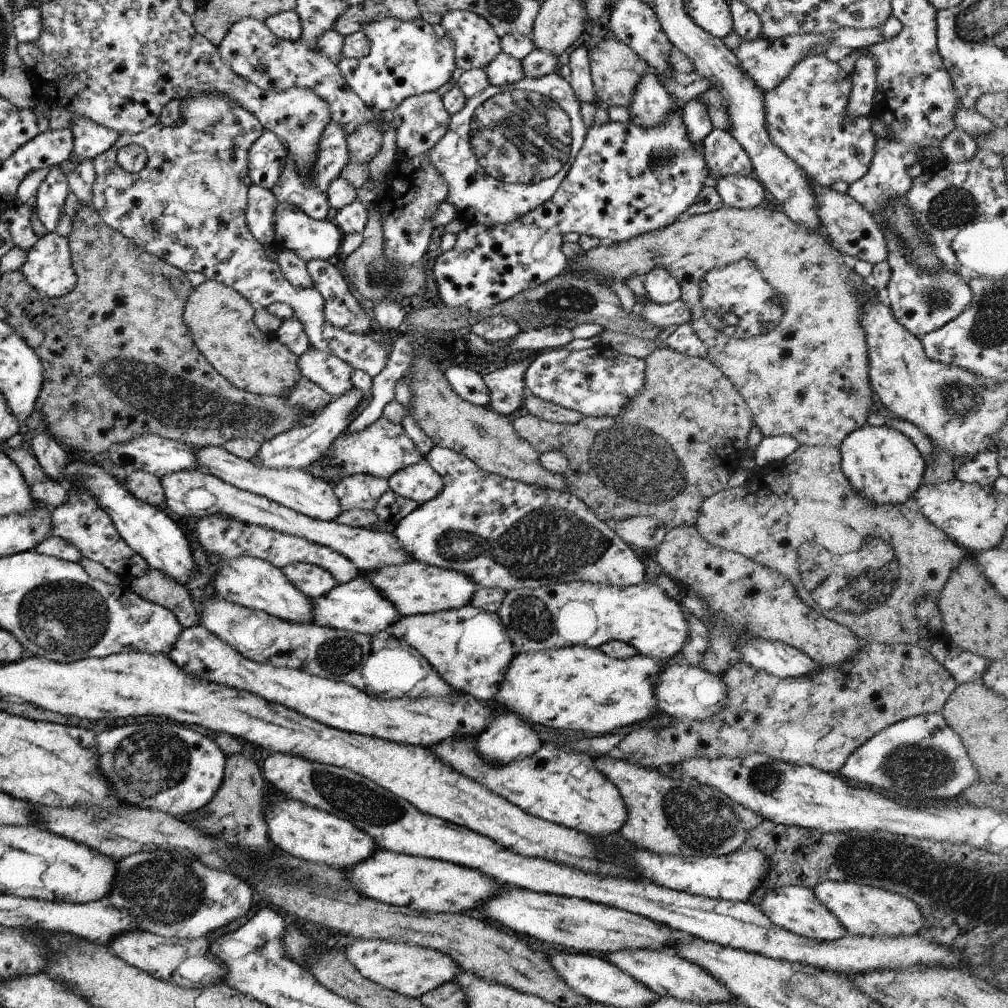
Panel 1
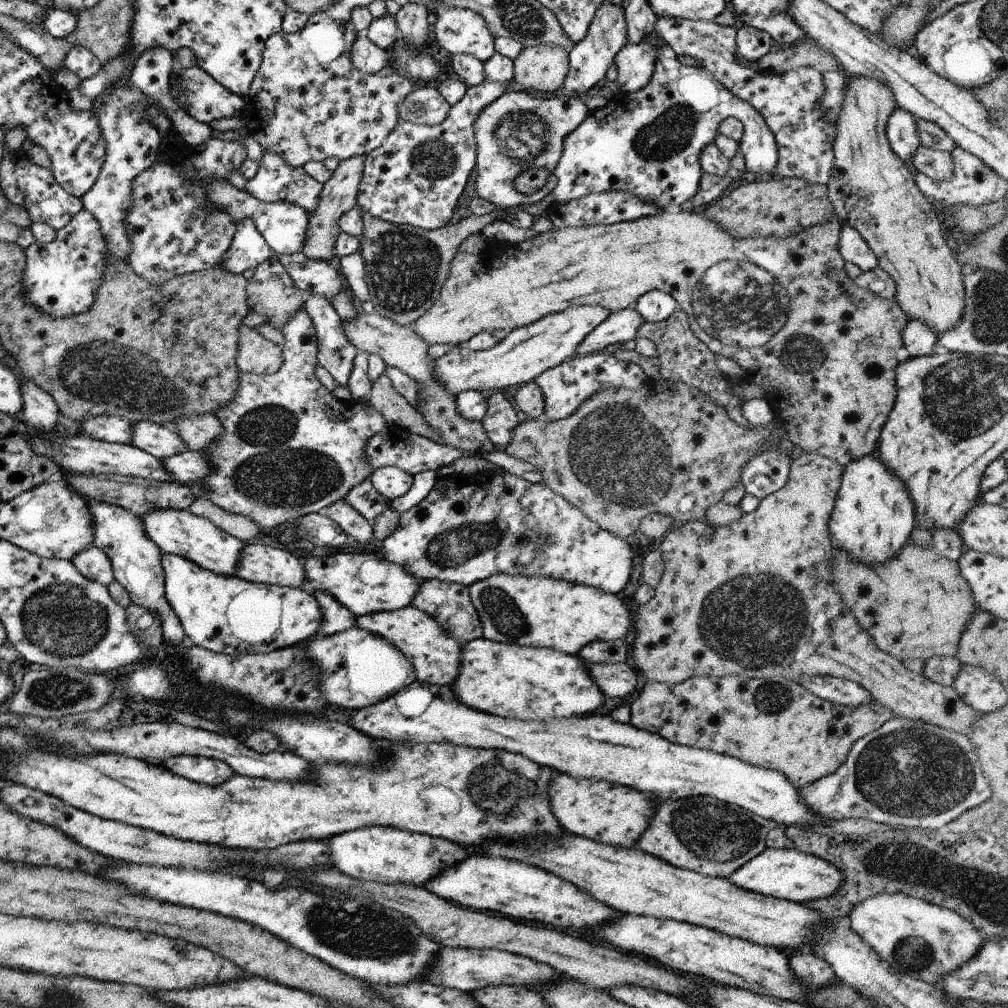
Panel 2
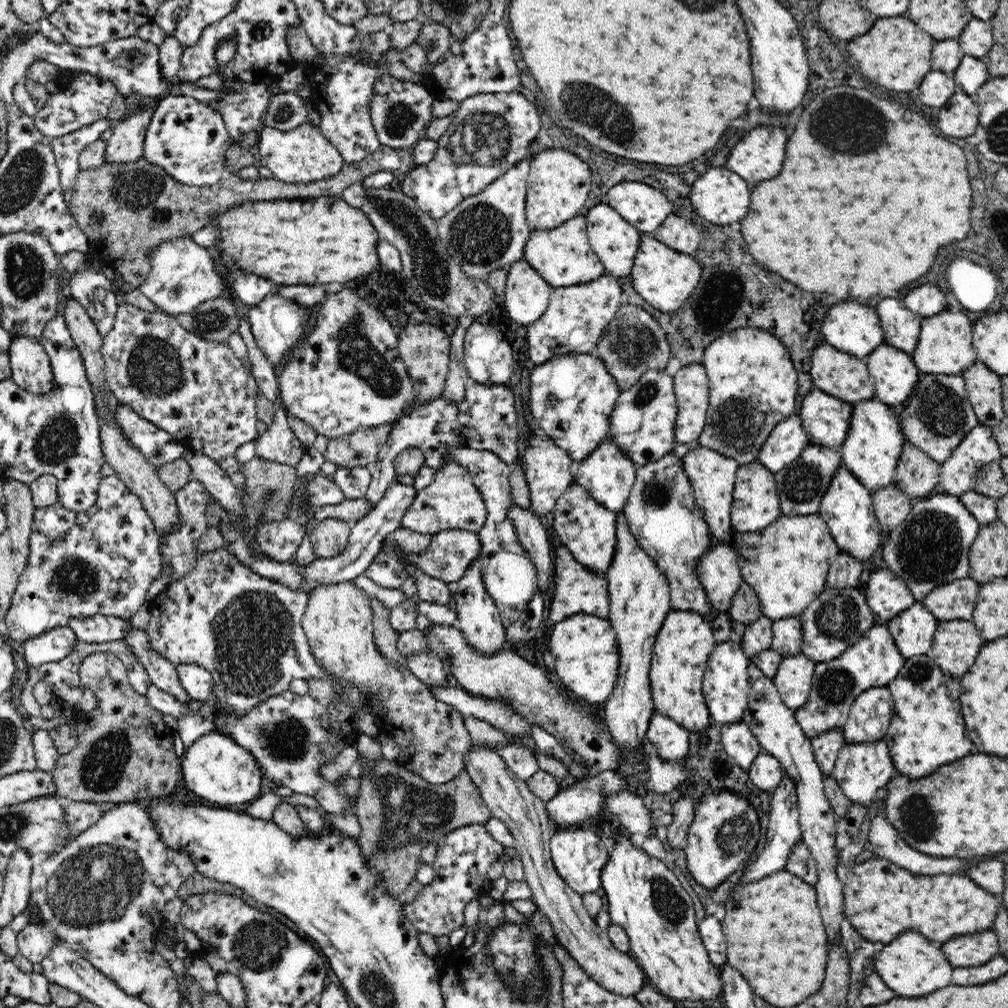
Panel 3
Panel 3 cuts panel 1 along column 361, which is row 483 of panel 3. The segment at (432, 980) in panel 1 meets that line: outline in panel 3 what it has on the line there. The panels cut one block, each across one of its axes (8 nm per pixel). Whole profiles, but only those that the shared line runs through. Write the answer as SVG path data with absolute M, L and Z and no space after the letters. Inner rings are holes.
M979 424L964 436L956 450L940 464L940 483L937 491L958 499L972 493L976 488L979 471L992 462L1000 461L1001 458L1001 450L992 429Z

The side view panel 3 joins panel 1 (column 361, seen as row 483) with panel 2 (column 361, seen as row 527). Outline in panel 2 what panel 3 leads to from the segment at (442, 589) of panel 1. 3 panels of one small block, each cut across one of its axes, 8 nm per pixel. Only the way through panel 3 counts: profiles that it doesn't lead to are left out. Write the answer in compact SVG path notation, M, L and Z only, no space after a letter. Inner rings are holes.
M331 554L331 556L321 556L321 558L307 556L303 559L305 581L302 582L303 588L307 592L326 591L338 604L341 604L355 618L377 612L397 611L411 605L413 596L419 589L420 582L410 573L407 573L403 567L389 563L386 559L377 558L375 554Z

